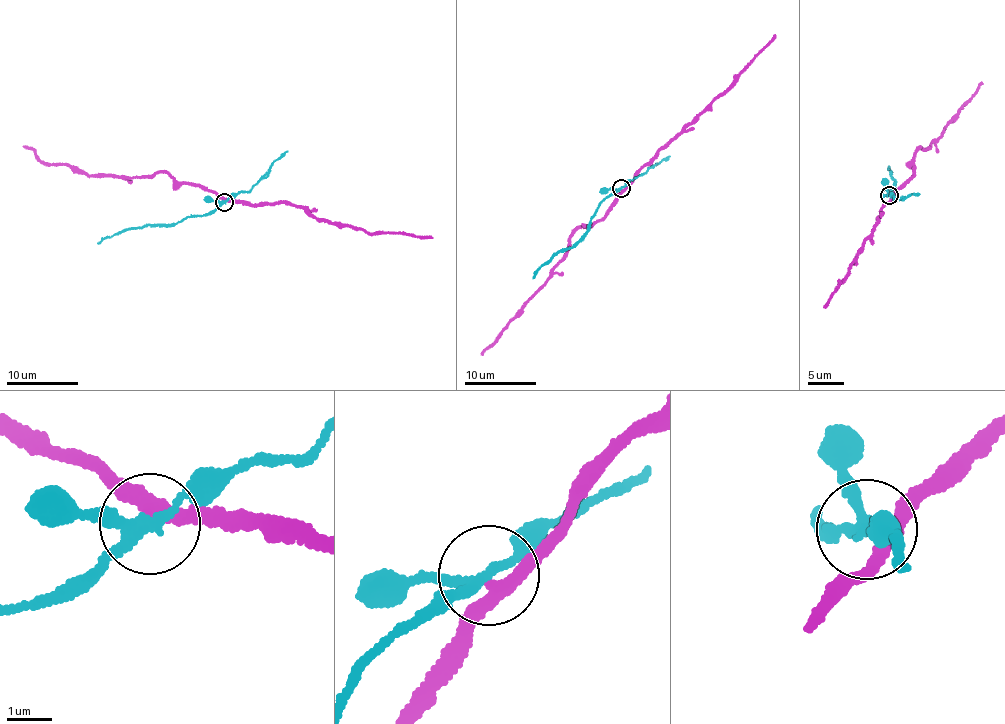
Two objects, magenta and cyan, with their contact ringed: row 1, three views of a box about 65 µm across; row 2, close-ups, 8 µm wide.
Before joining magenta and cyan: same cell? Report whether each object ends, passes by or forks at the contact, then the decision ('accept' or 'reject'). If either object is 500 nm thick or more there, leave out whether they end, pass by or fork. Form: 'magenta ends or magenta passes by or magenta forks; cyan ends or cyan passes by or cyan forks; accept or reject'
magenta passes by; cyan forks; reject

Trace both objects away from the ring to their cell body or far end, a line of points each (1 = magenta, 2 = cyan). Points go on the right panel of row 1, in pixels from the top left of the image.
1: (890, 194), (904, 188), (911, 176), (920, 147), (929, 146), (970, 101), (981, 81)
2: (889, 195), (880, 191), (890, 190), (895, 181), (889, 168)

